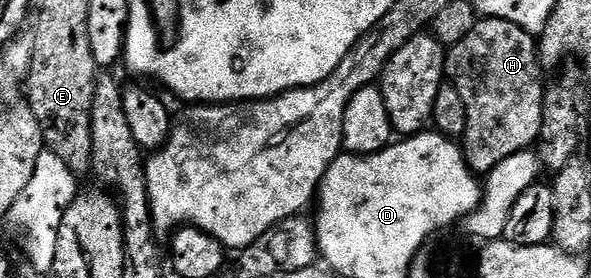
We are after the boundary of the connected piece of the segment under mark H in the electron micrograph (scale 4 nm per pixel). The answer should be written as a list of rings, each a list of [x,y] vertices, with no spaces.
[[[478,18],[475,29],[459,45],[448,48],[445,77],[459,89],[463,105],[467,105],[463,150],[465,163],[474,175],[484,177],[507,157],[536,144],[541,135],[547,90],[541,74],[538,40],[506,19]]]

